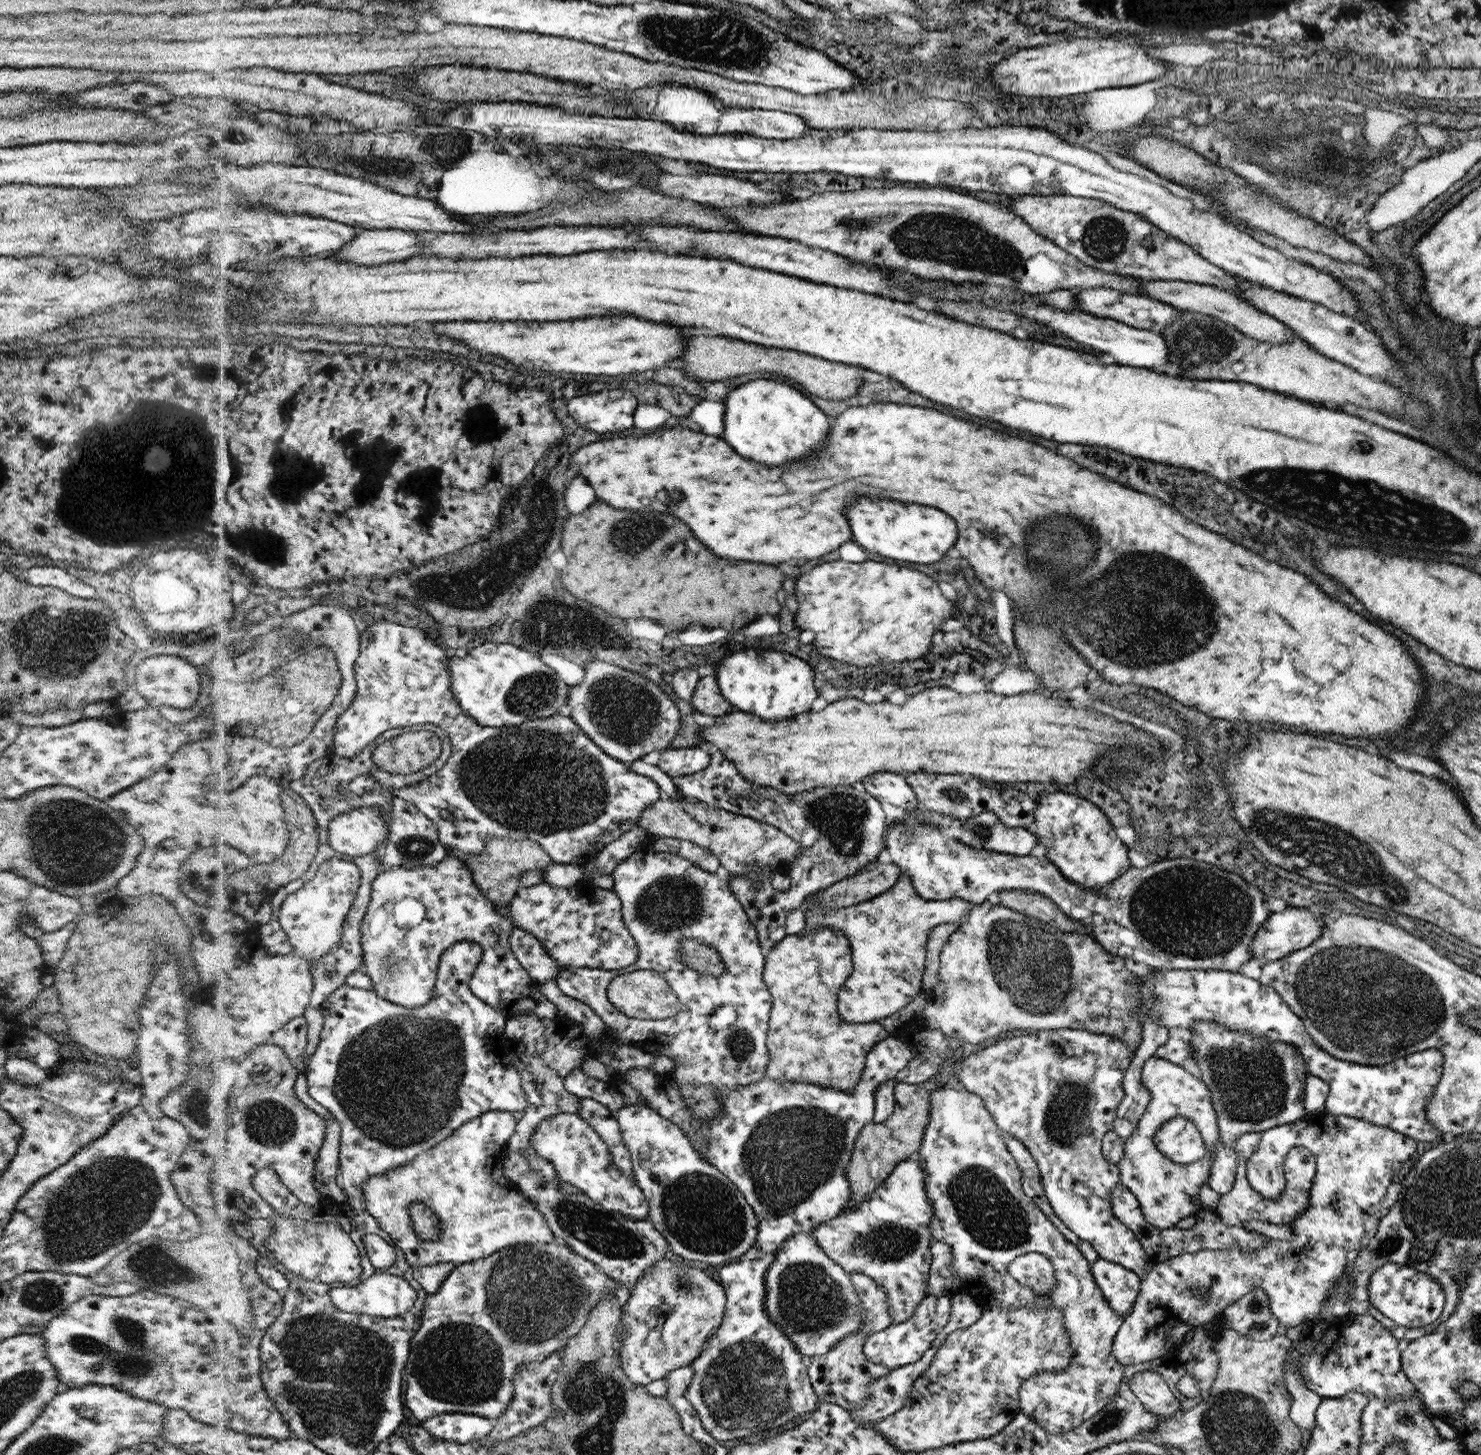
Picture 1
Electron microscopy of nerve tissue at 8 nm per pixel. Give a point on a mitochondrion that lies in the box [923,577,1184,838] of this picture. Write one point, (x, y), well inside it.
(953, 794)

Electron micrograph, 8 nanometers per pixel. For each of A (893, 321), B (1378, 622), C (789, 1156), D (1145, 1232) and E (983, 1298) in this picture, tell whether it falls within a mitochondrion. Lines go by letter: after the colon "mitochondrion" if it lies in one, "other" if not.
A: other
B: other
C: mitochondrion
D: other
E: other

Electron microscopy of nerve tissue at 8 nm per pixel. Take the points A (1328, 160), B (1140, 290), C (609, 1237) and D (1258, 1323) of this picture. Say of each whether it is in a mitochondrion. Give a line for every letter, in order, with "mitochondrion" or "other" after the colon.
A: mitochondrion
B: other
C: mitochondrion
D: mitochondrion

